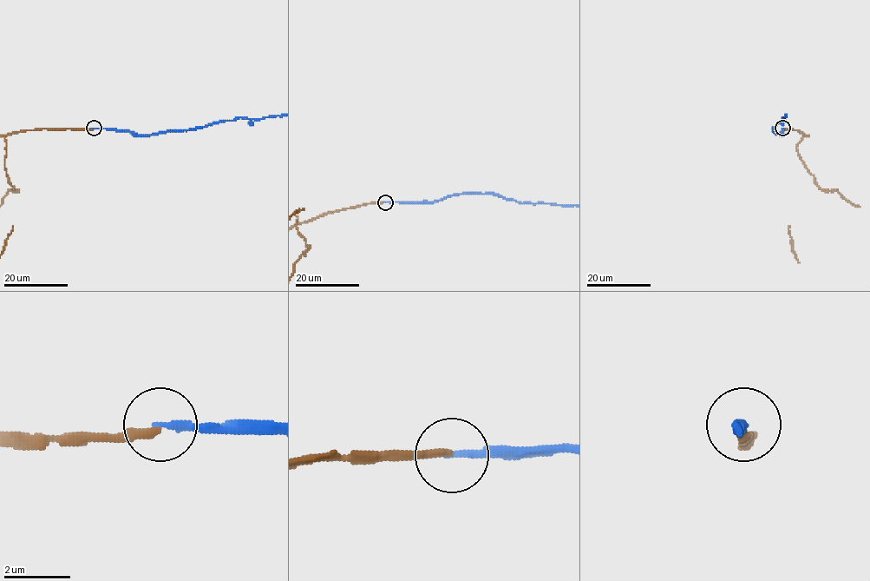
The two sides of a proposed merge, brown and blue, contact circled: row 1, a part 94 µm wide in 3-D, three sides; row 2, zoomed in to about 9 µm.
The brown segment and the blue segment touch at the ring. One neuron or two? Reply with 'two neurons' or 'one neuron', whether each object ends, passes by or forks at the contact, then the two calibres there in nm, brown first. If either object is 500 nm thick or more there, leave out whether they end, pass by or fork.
one neuron; brown ends; blue ends; calibres 240 and 200 nm

